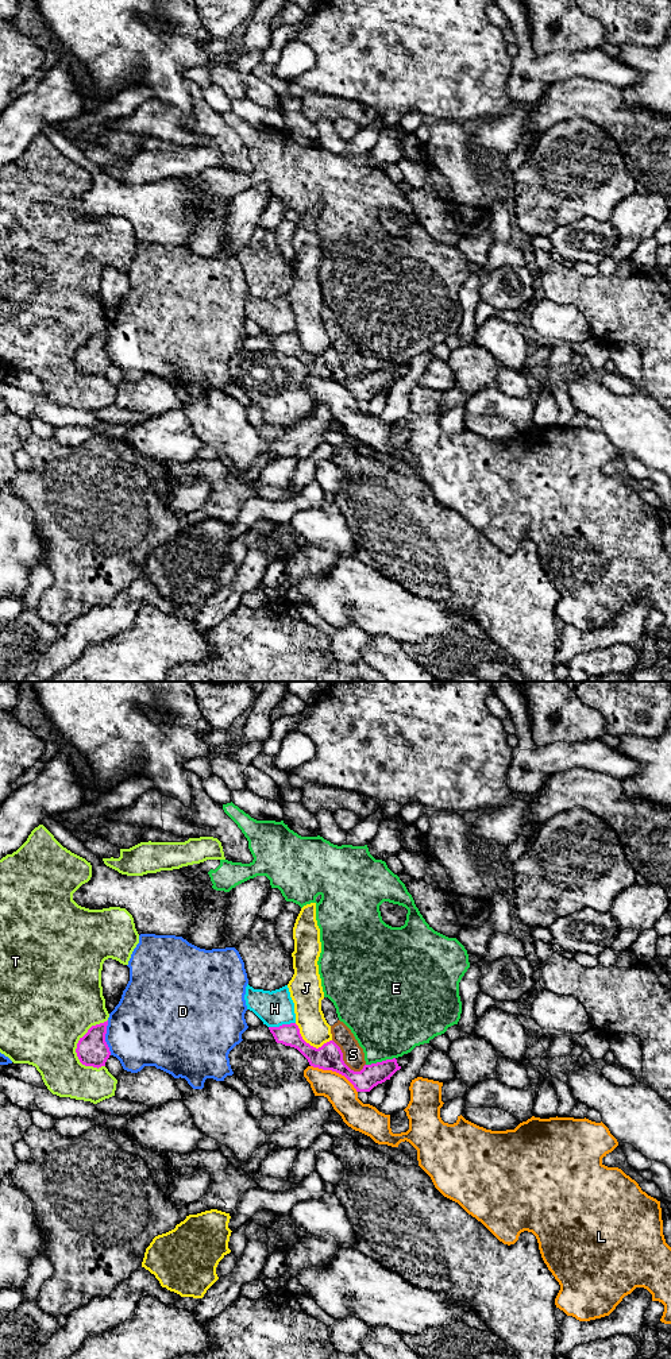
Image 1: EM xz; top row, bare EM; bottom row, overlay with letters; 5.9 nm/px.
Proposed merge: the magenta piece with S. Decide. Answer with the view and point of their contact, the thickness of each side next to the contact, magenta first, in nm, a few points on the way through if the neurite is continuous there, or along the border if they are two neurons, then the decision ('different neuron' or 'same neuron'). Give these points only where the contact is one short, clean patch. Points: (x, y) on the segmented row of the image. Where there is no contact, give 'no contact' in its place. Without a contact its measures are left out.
contact xz (342, 1058); calibres 160 and 130 nm; border xz (332, 1039), (342, 1053), (342, 1060), (351, 1069), (359, 1072); different neuron

